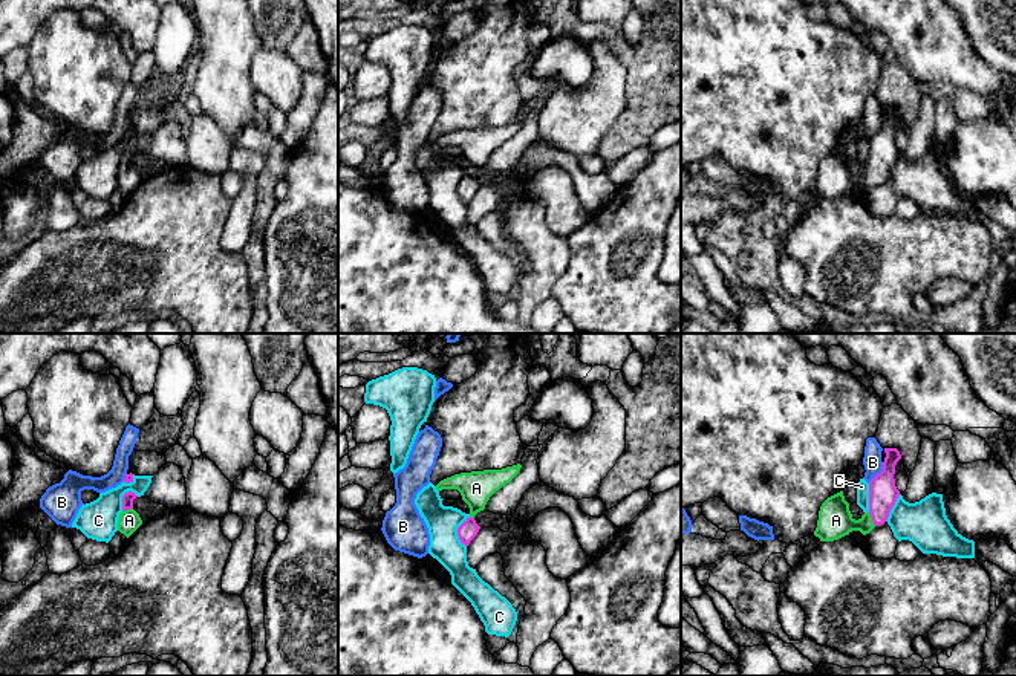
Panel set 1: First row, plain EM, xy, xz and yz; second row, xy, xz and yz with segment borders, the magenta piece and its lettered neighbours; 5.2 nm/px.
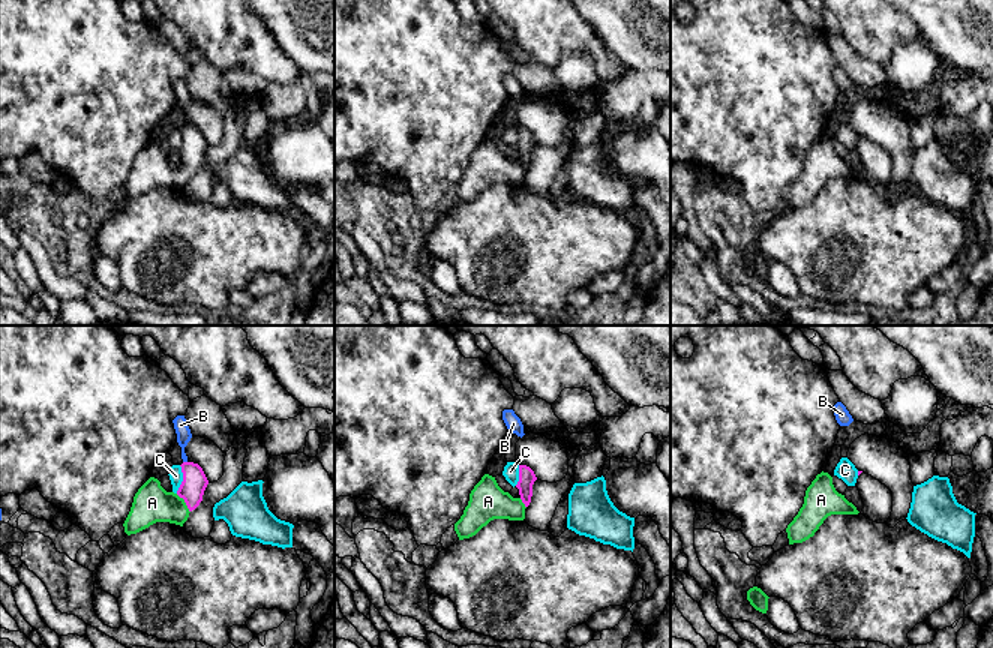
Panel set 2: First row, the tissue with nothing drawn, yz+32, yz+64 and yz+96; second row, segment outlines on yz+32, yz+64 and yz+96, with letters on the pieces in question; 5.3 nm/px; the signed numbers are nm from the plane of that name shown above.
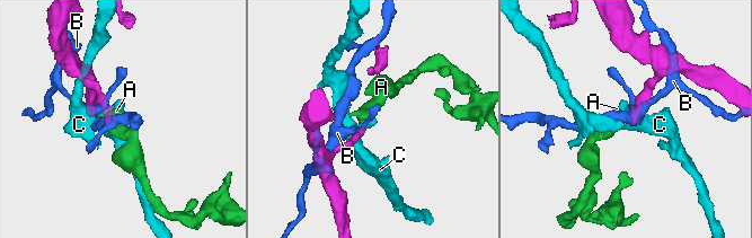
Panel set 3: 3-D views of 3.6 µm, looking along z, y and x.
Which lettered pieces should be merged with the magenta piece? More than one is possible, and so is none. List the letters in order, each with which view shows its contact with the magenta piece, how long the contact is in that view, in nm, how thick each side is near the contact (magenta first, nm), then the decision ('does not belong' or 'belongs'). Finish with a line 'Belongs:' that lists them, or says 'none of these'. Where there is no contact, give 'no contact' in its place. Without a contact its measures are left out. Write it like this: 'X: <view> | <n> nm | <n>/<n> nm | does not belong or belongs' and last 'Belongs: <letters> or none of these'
A: yz | 80 nm | 150/180 nm | belongs
B: yz | 140 nm | 150/100 nm | does not belong
C: xz | 170 nm | 100/170 nm | does not belong
Belongs: A

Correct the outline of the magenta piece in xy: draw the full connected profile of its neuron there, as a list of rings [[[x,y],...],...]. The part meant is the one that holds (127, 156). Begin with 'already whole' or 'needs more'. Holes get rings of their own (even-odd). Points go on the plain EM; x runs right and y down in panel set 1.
needs more | [[[132,148],[122,153],[122,170],[118,176],[118,188],[127,196],[142,182],[139,171],[133,167],[133,158],[136,154]]]

